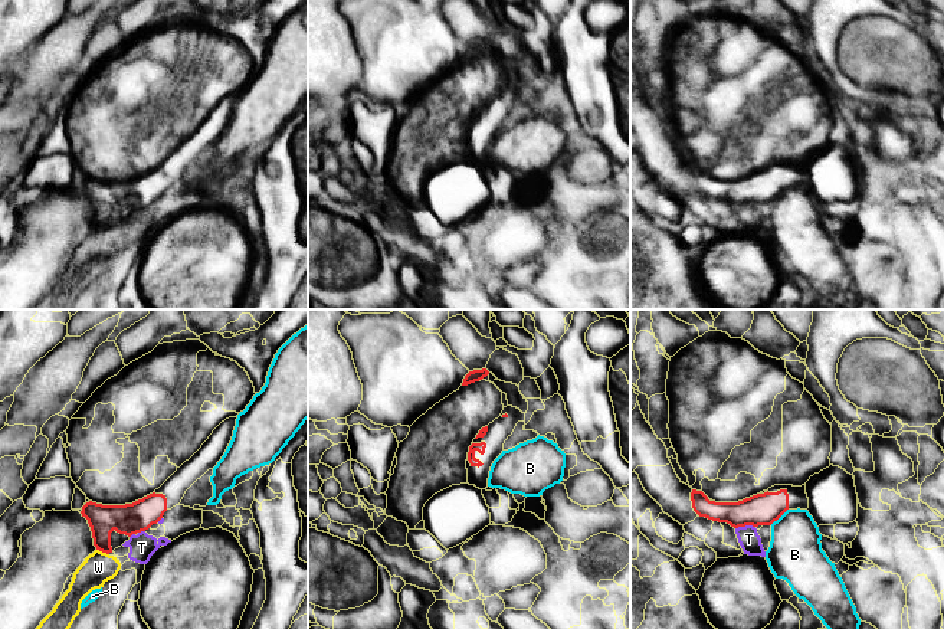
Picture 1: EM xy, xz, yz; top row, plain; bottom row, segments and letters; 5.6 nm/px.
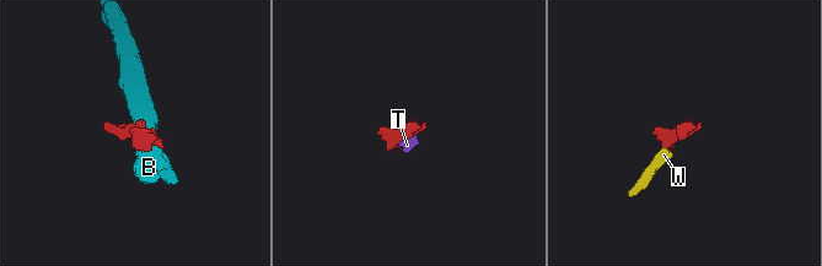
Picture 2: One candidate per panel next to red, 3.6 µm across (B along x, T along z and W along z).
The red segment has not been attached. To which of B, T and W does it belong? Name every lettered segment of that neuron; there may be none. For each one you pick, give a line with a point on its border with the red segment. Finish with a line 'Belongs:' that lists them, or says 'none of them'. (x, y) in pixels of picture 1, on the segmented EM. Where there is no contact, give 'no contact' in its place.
Belongs: none of them

